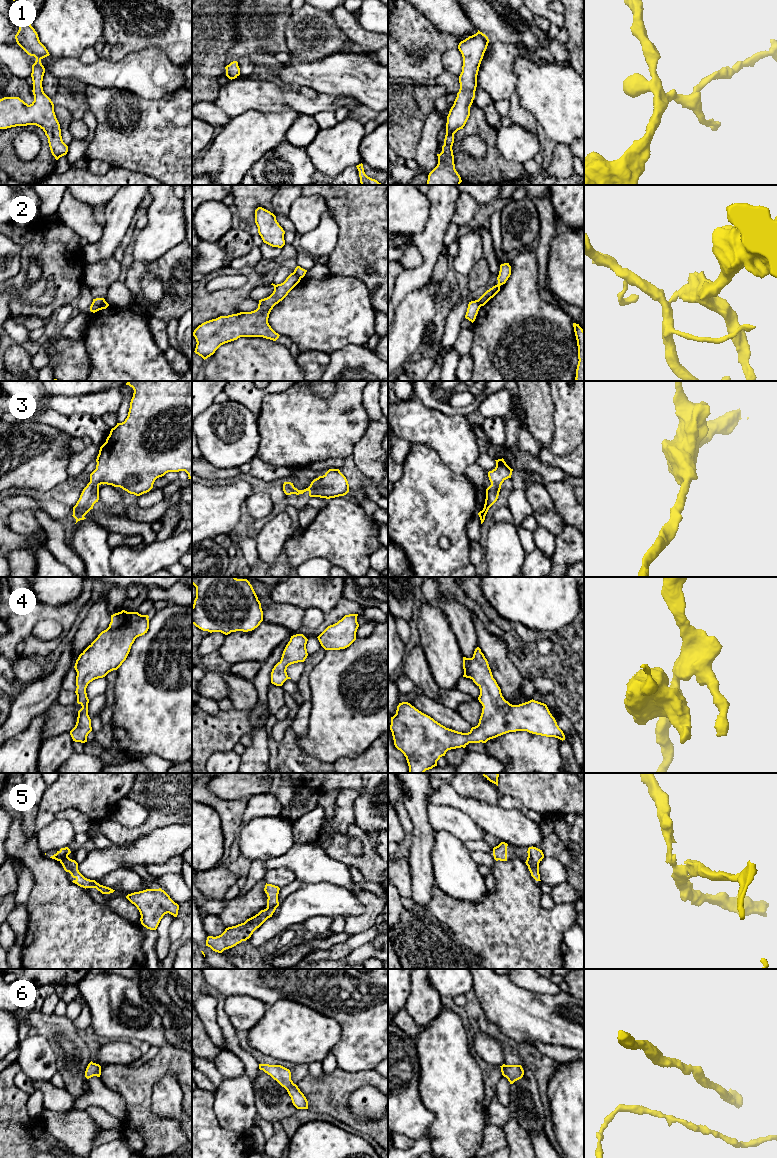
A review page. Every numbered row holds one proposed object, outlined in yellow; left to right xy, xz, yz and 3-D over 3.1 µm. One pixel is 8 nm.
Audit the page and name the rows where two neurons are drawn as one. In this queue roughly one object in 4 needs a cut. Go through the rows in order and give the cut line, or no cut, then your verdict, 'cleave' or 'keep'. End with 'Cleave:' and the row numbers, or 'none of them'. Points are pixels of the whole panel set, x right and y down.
1: cut none; keep
2: cut xz (293, 272), (300, 278); cleave
3: cut none; keep
4: cut none; keep
5: cut none; keep
6: cut none; keep
Cleave: 2

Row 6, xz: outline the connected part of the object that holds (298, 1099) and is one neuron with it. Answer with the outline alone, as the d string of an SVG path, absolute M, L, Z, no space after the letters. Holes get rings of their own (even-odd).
M259 1064L259 1069L270 1075L287 1090L293 1105L297 1109L308 1109L308 1101L298 1086L291 1080L291 1072L289 1069L281 1065L269 1064Z

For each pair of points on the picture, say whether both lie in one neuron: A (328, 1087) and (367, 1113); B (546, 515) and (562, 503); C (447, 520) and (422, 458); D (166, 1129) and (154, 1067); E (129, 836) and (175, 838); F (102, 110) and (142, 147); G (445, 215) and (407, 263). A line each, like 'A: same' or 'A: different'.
A: different
B: different
C: same
D: same
E: different
F: same
G: different

